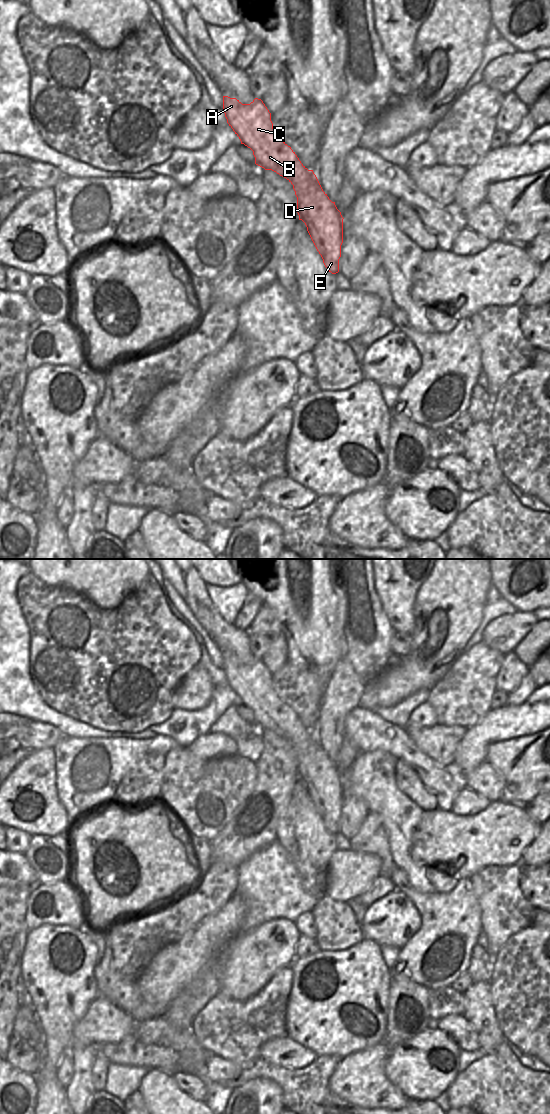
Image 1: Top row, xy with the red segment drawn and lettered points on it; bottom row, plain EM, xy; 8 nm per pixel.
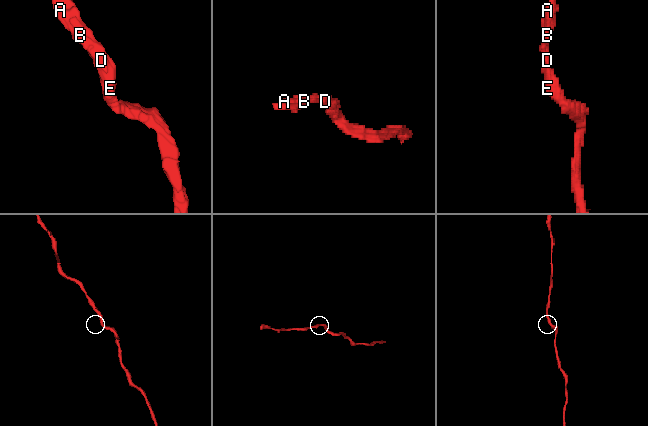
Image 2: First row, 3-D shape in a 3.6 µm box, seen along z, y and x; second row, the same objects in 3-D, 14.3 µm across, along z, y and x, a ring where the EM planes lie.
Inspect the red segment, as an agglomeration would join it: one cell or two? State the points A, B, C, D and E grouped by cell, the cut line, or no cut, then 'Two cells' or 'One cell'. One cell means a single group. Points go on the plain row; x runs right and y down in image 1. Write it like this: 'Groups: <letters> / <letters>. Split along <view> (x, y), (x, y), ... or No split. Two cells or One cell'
Groups: A B C D E. No split. One cell.

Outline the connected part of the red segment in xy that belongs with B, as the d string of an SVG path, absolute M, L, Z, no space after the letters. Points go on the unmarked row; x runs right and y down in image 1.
M223 656L223 671L227 683L244 704L253 711L255 724L265 730L272 730L286 738L292 745L297 757L297 773L323 819L327 830L332 834L339 832L339 819L343 803L343 777L323 751L313 730L308 730L295 712L274 691L271 673L261 659L255 658L250 664L242 664L236 658Z

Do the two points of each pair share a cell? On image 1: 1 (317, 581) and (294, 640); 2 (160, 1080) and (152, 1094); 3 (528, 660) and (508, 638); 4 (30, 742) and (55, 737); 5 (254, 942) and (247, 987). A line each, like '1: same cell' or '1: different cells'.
1: same cell
2: same cell
3: different cells
4: same cell
5: same cell

